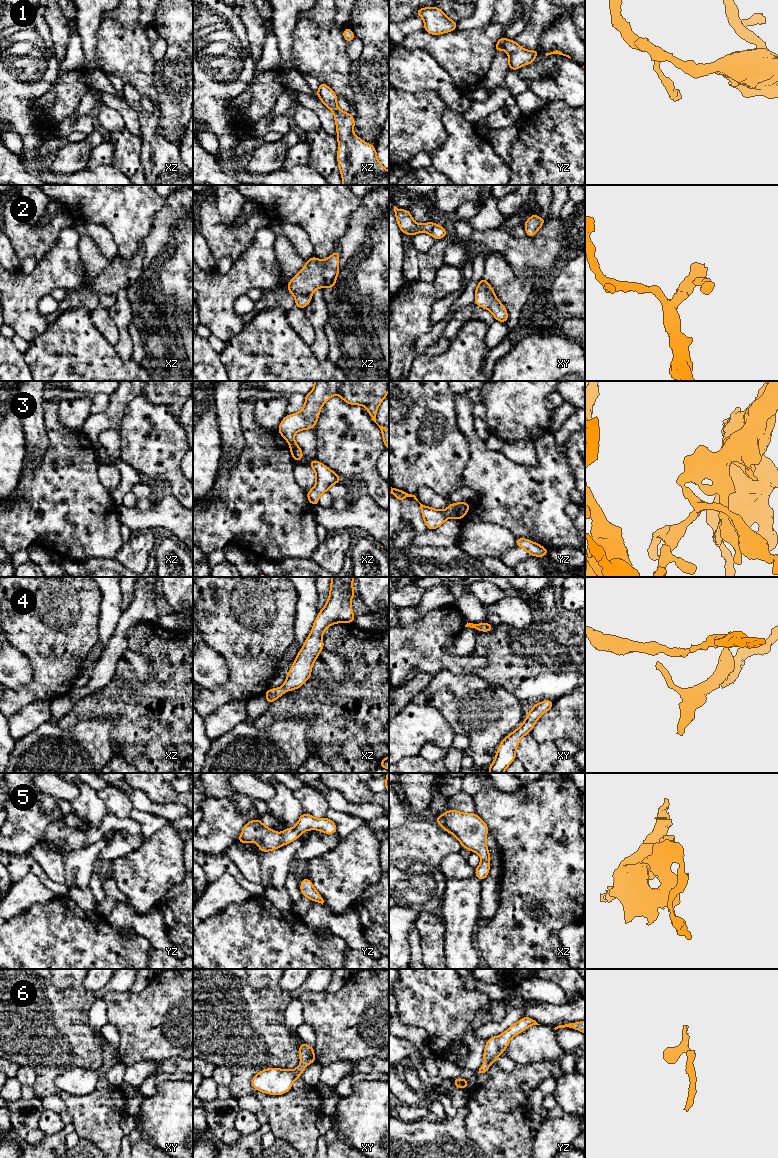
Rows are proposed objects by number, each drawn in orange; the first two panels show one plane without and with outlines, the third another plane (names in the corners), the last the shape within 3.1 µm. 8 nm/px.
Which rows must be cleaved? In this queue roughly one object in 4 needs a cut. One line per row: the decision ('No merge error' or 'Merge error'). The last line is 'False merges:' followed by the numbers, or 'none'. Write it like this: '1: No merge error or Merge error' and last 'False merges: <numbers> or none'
1: No merge error
2: No merge error
3: No merge error
4: No merge error
5: No merge error
6: No merge error
False merges: none

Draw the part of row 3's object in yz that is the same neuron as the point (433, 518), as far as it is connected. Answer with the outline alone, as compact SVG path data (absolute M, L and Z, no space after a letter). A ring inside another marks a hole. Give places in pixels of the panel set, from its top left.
M391 487L390 493L401 502L406 497L413 497L416 501L418 501L415 495L408 494L396 488ZM420 502L419 504L423 519L425 521L425 525L427 529L431 529L431 530L437 529L450 517L461 520L468 513L468 510L470 508L470 505L467 502L458 502L458 503L449 504L448 508L445 510L436 510L435 508L425 506Z

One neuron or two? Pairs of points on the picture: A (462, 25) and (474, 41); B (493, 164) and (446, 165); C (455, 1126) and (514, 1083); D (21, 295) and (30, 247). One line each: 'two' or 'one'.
A: two
B: one
C: two
D: two

